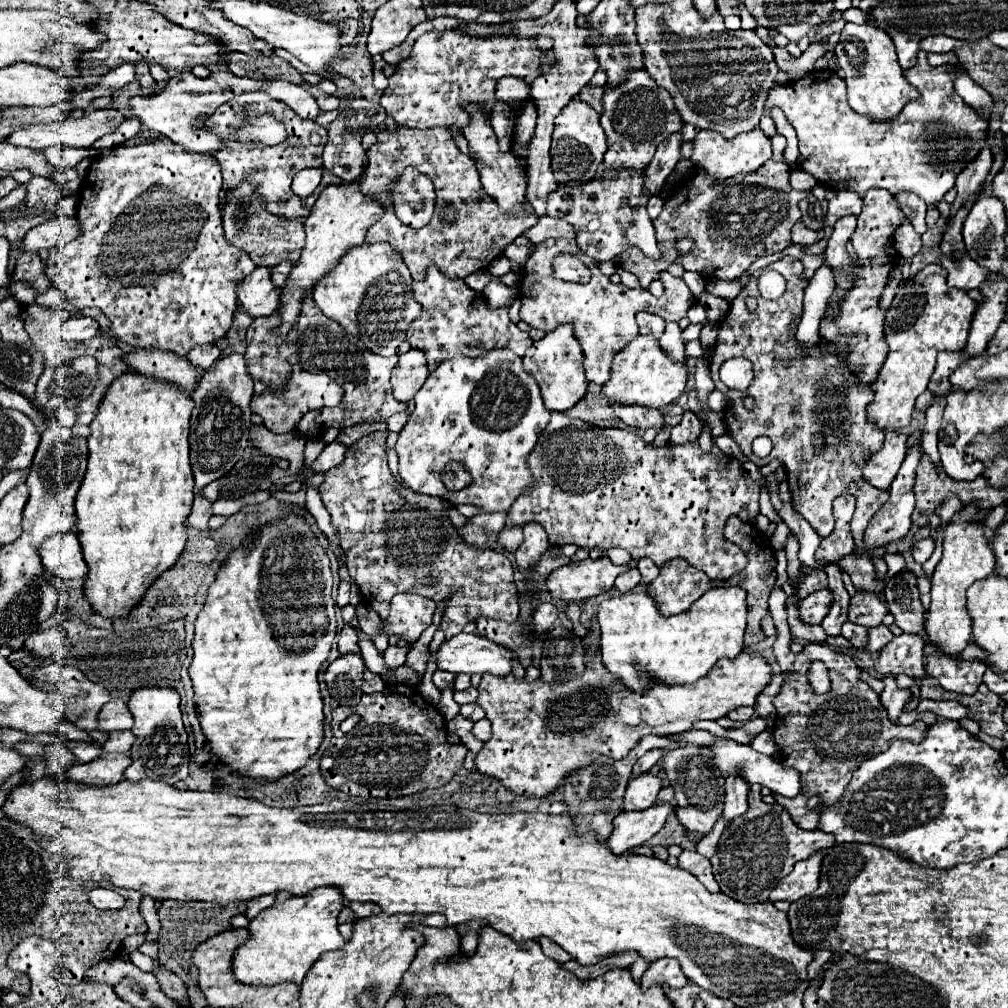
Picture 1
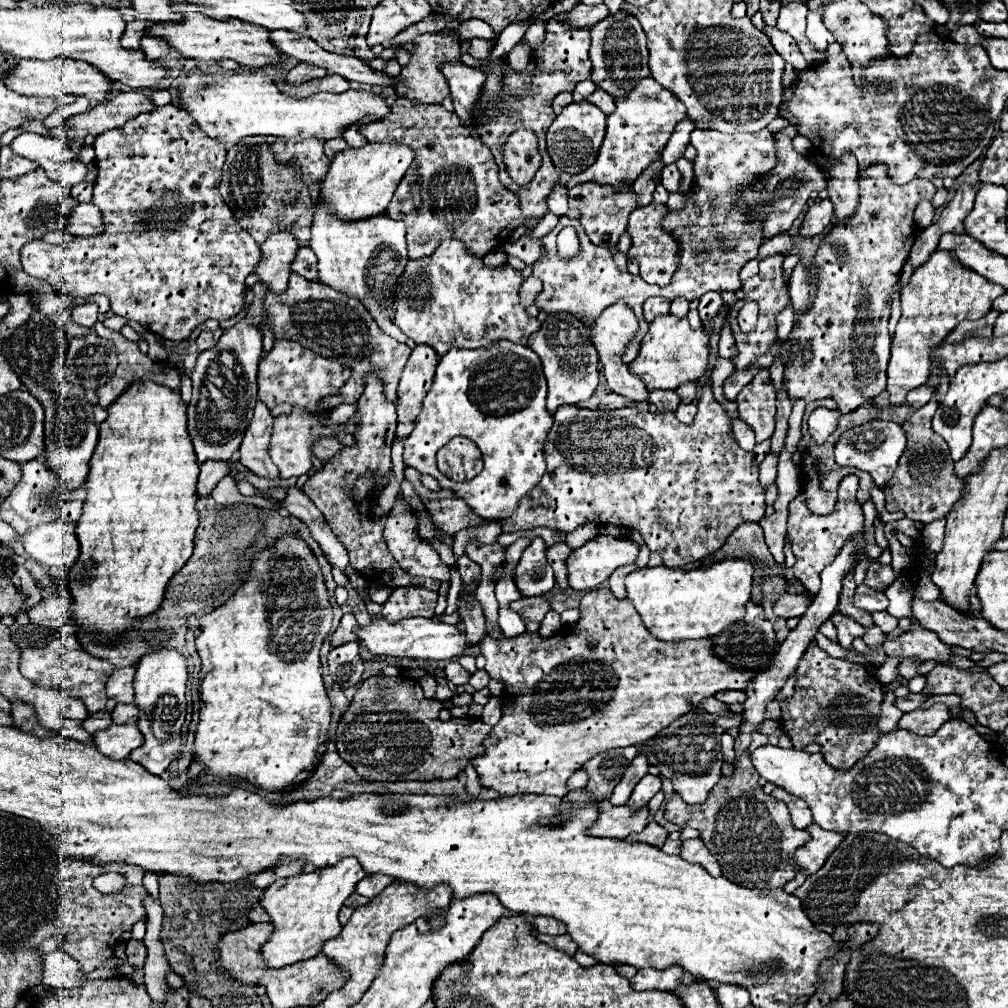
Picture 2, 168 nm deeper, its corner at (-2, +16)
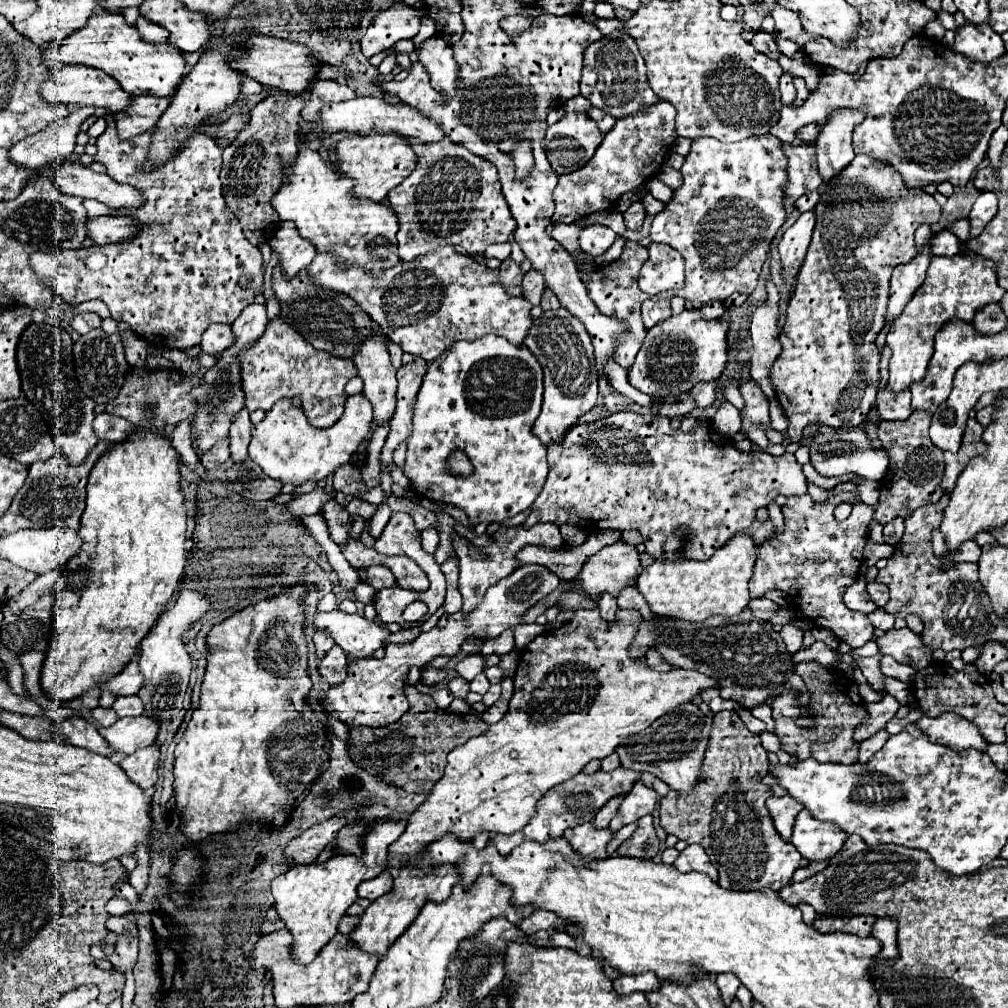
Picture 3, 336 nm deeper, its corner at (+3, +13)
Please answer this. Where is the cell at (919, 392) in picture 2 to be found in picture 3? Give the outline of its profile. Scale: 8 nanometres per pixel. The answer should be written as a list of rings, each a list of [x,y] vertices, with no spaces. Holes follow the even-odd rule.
[[[887,387],[877,391],[877,411],[881,419],[903,421],[911,415],[911,393],[901,391],[901,395],[893,395]]]

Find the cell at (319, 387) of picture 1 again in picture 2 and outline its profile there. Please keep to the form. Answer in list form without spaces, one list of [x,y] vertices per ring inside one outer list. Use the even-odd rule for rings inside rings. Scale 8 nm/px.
[[[278,340],[268,356],[260,360],[258,368],[258,398],[274,410],[274,406],[282,402],[290,402],[292,406],[300,406],[308,412],[320,412],[318,400],[328,394],[338,392],[346,380],[350,378],[350,368],[324,356],[316,356],[314,352],[306,350],[298,342]]]

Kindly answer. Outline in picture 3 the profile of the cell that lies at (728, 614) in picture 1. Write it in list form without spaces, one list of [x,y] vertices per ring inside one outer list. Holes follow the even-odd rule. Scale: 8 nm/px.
[[[679,527],[677,533],[669,535],[669,541],[665,541],[663,545],[665,561],[655,561],[649,567],[645,567],[645,571],[637,577],[637,591],[647,599],[651,611],[659,617],[673,617],[683,621],[705,621],[711,615],[725,615],[725,617],[737,615],[749,603],[747,583],[753,575],[753,565],[757,561],[757,545],[753,537],[747,533],[733,535],[733,539],[729,539],[729,543],[725,543],[719,549],[719,553],[715,553],[707,561],[689,561],[683,557],[681,547],[687,543],[687,539],[689,539],[689,531],[685,527]]]

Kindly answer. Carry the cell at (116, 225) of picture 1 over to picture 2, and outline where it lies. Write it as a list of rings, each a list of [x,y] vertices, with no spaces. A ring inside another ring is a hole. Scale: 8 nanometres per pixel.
[[[168,104],[158,108],[158,112],[158,116],[162,116],[162,128],[158,124],[154,136],[148,132],[146,118],[146,132],[138,142],[128,142],[124,138],[124,128],[104,132],[94,140],[94,164],[98,176],[94,182],[92,204],[100,208],[102,220],[112,222],[104,224],[104,230],[98,236],[76,236],[58,246],[34,240],[22,248],[22,266],[26,274],[50,282],[62,294],[80,298],[88,298],[96,292],[106,294],[114,314],[138,320],[144,328],[164,340],[182,342],[204,320],[216,318],[222,322],[244,308],[244,280],[260,260],[260,246],[240,228],[218,192],[226,146],[202,134],[194,120],[180,108]]]

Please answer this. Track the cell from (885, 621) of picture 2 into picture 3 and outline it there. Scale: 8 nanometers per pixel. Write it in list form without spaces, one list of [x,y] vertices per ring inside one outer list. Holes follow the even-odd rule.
[[[875,609],[873,613],[869,613],[869,619],[871,619],[873,627],[881,629],[881,631],[889,631],[893,627],[893,623],[895,623],[895,617],[885,613],[883,609]]]

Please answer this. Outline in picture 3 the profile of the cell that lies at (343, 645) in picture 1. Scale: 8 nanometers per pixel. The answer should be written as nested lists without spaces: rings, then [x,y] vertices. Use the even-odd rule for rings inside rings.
[[[315,633],[313,635],[313,643],[315,643],[317,657],[323,657],[333,647],[333,639],[329,635],[325,635],[325,633]]]

